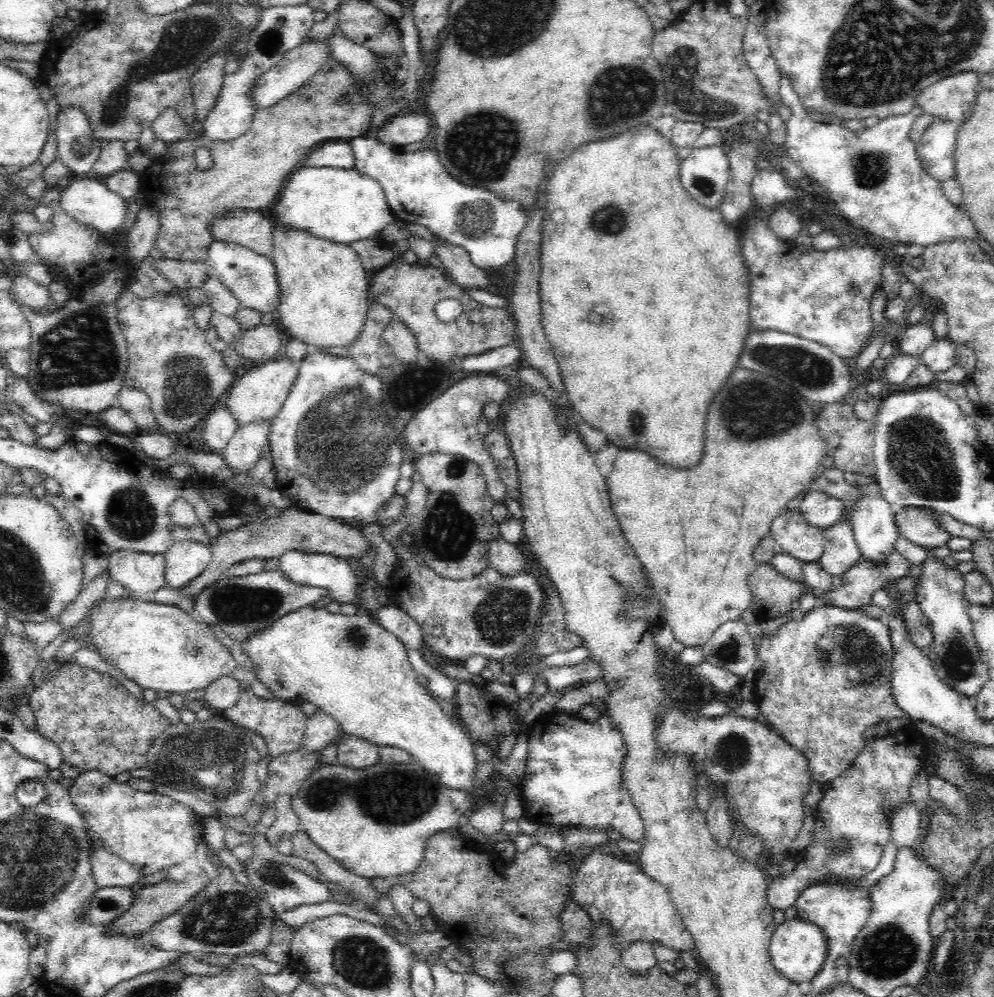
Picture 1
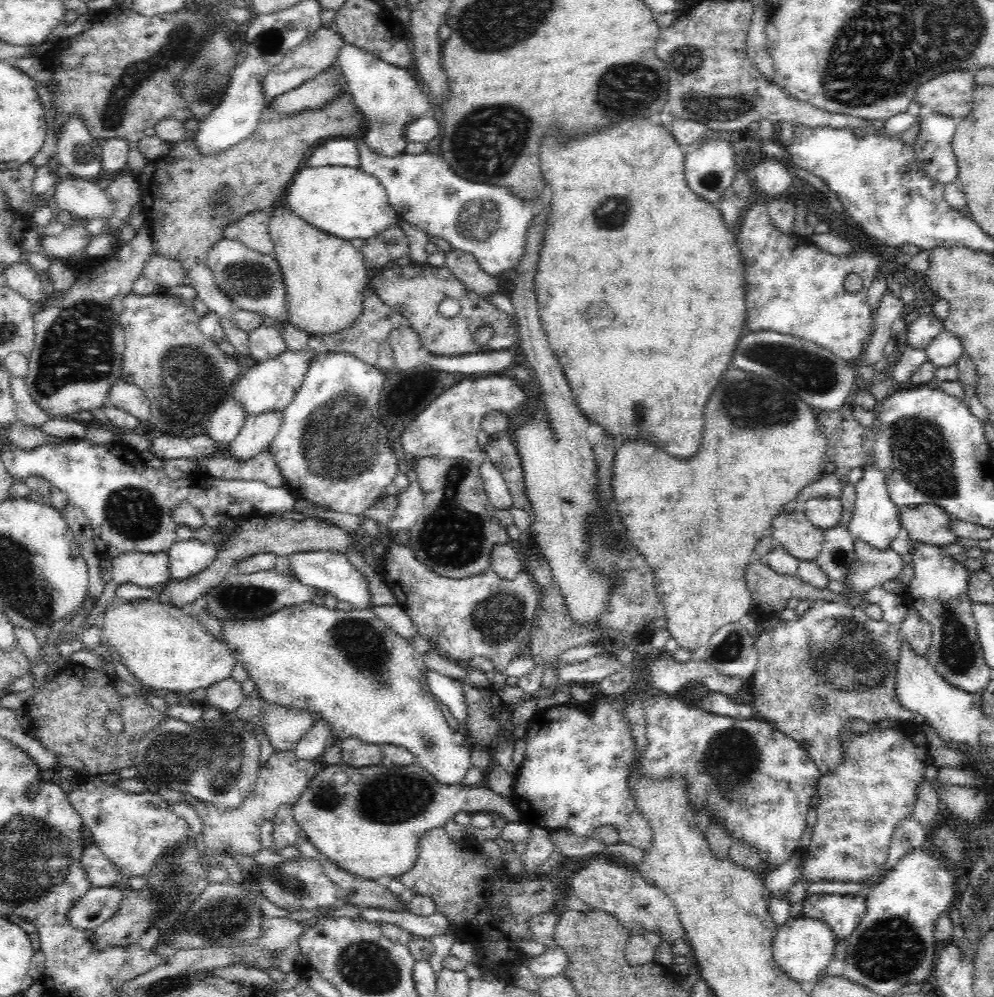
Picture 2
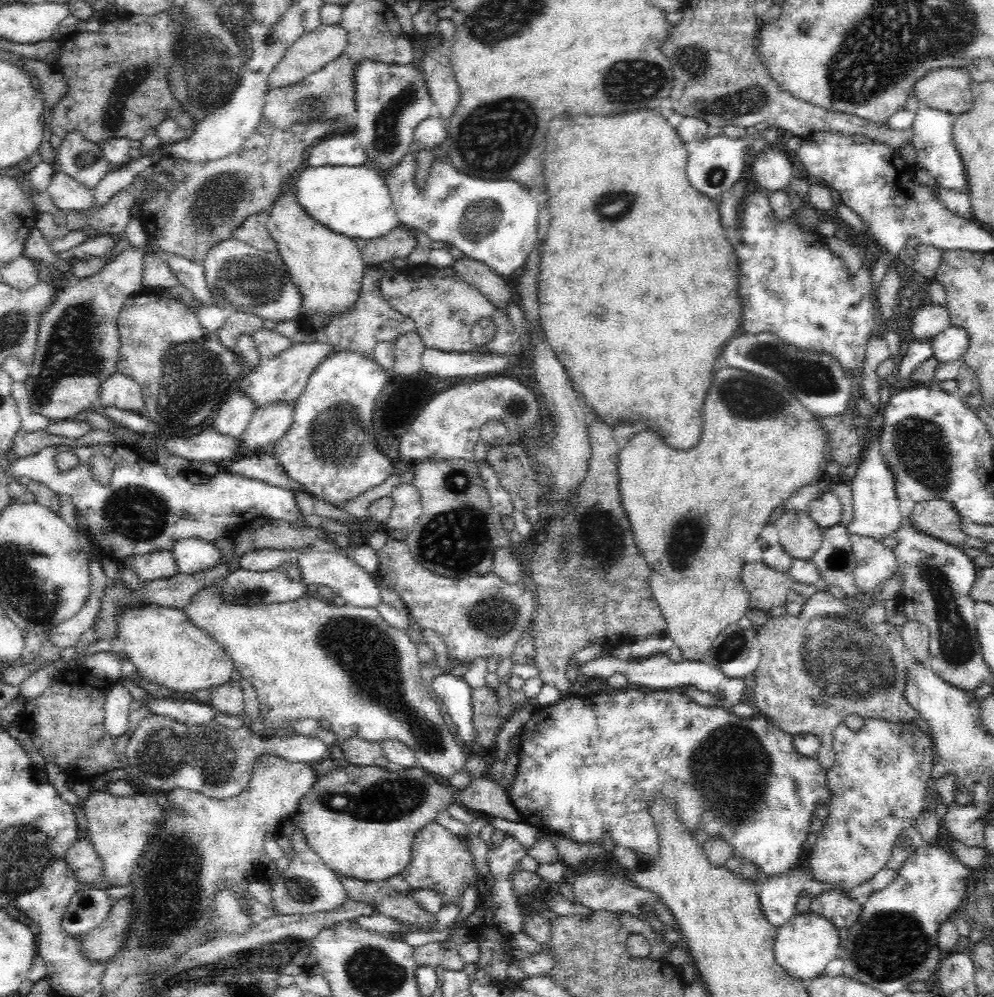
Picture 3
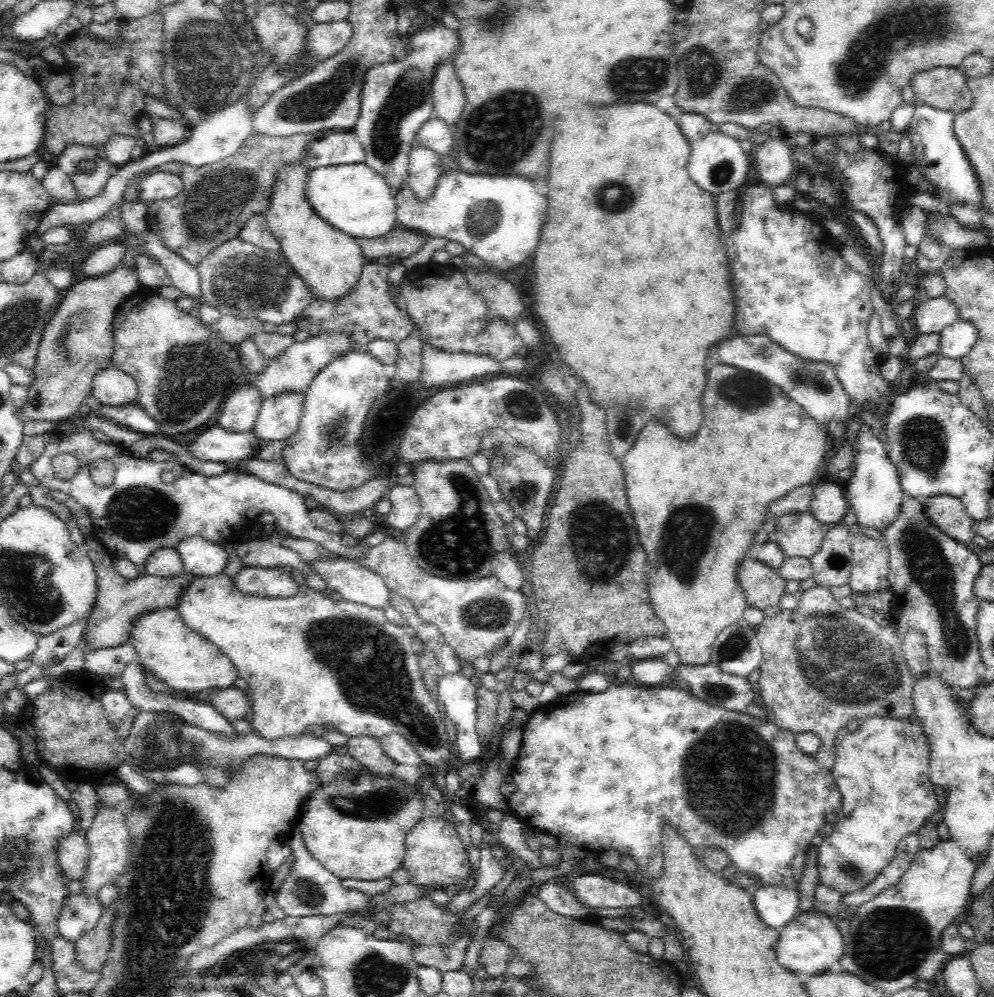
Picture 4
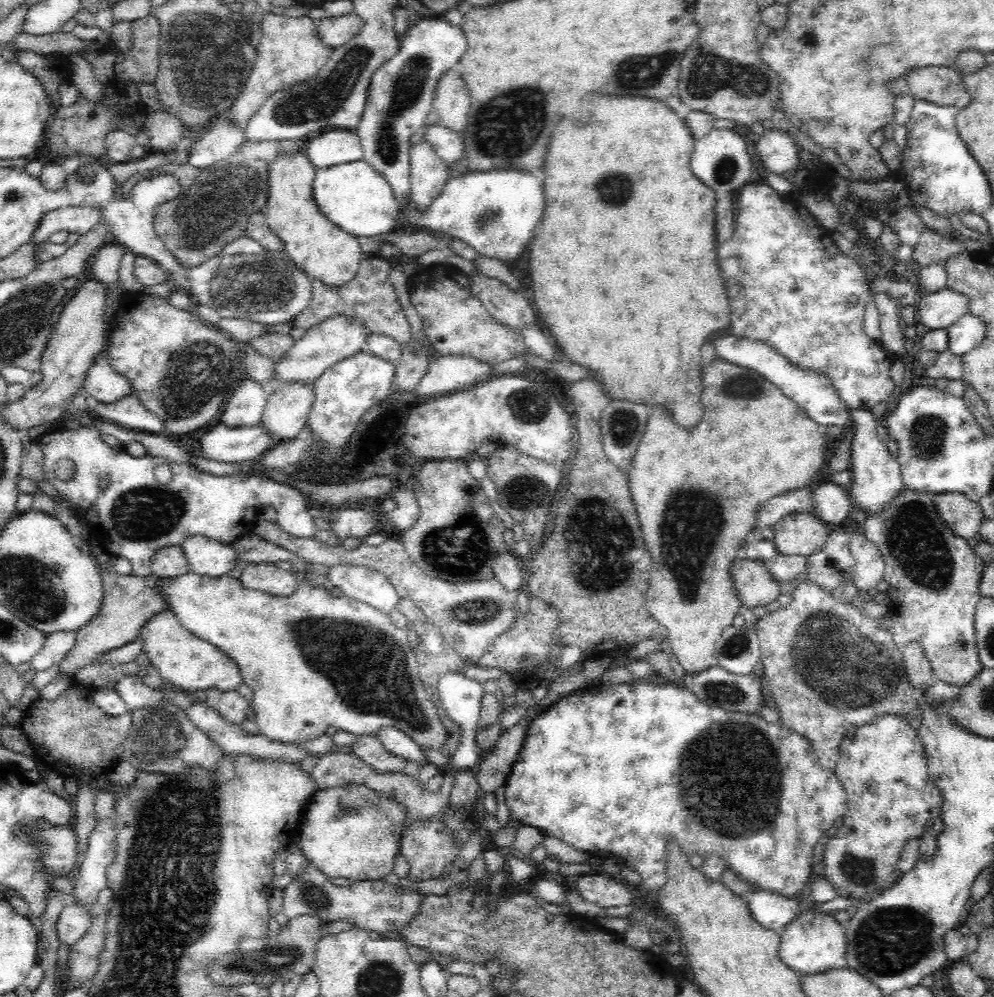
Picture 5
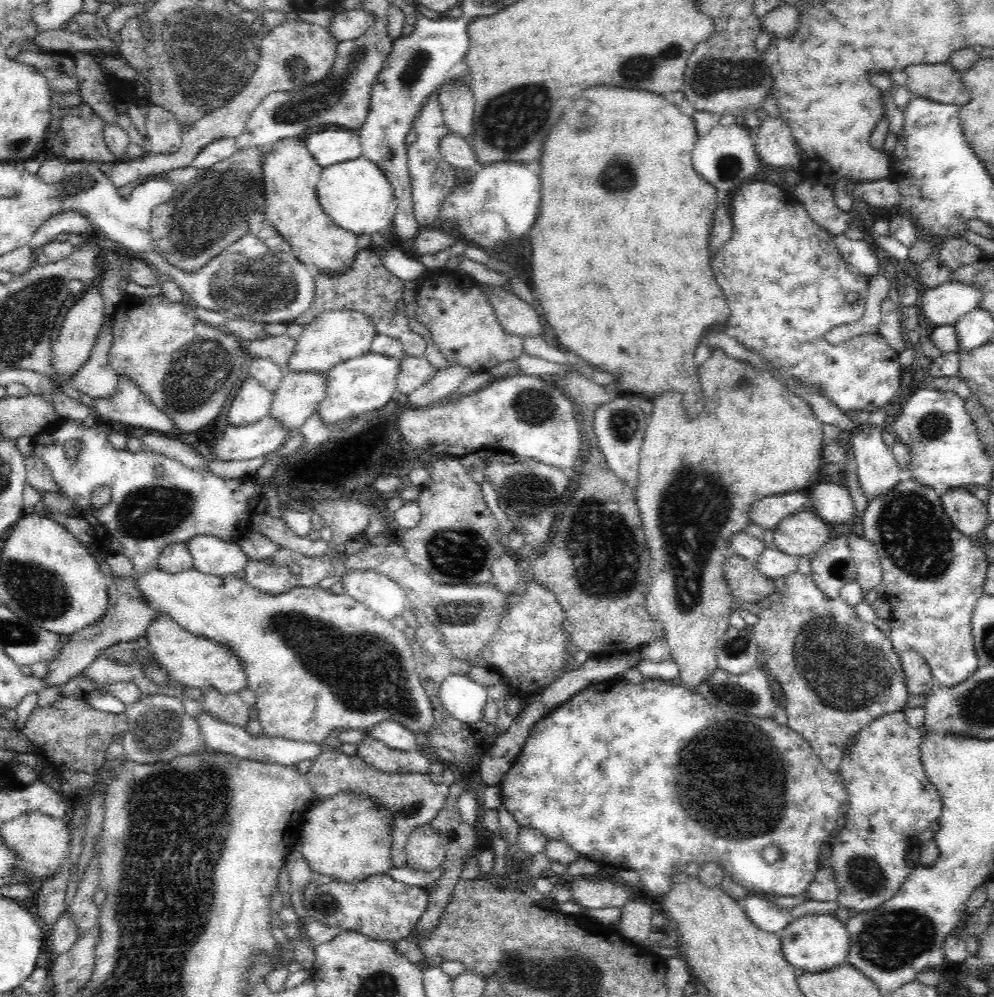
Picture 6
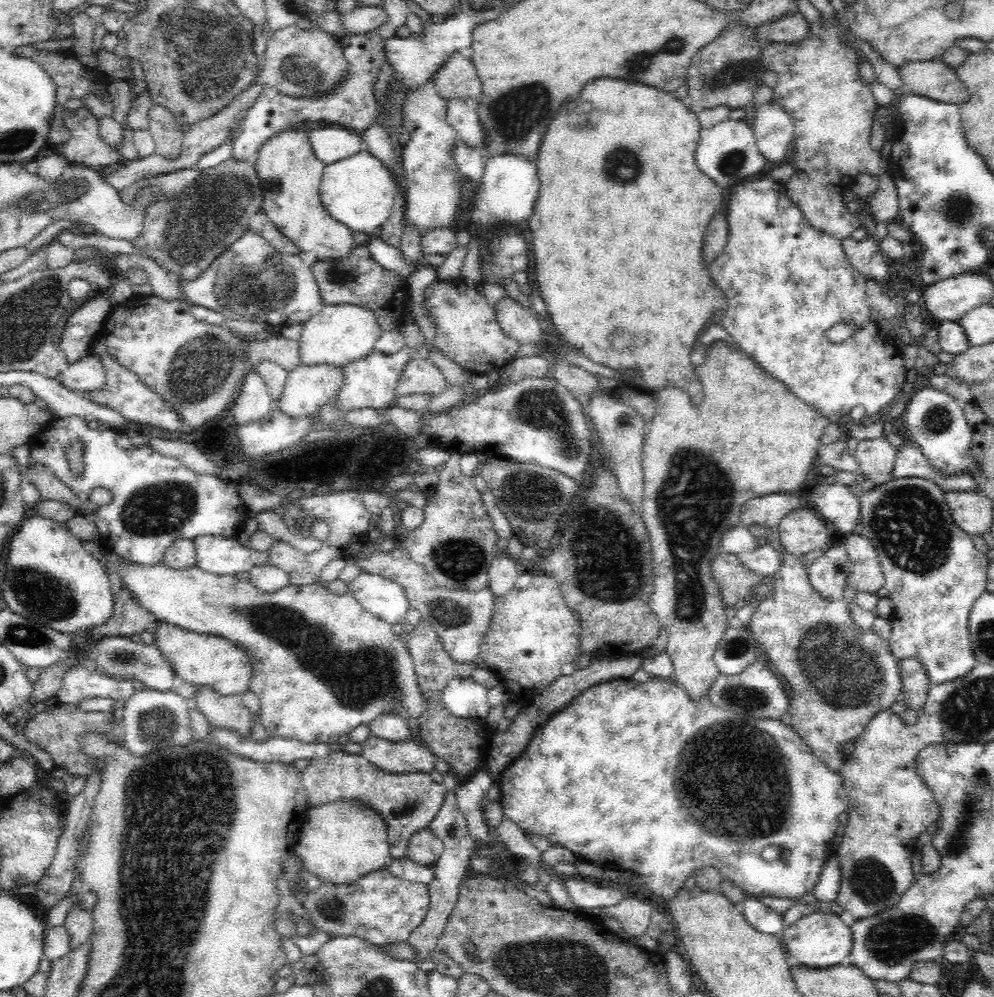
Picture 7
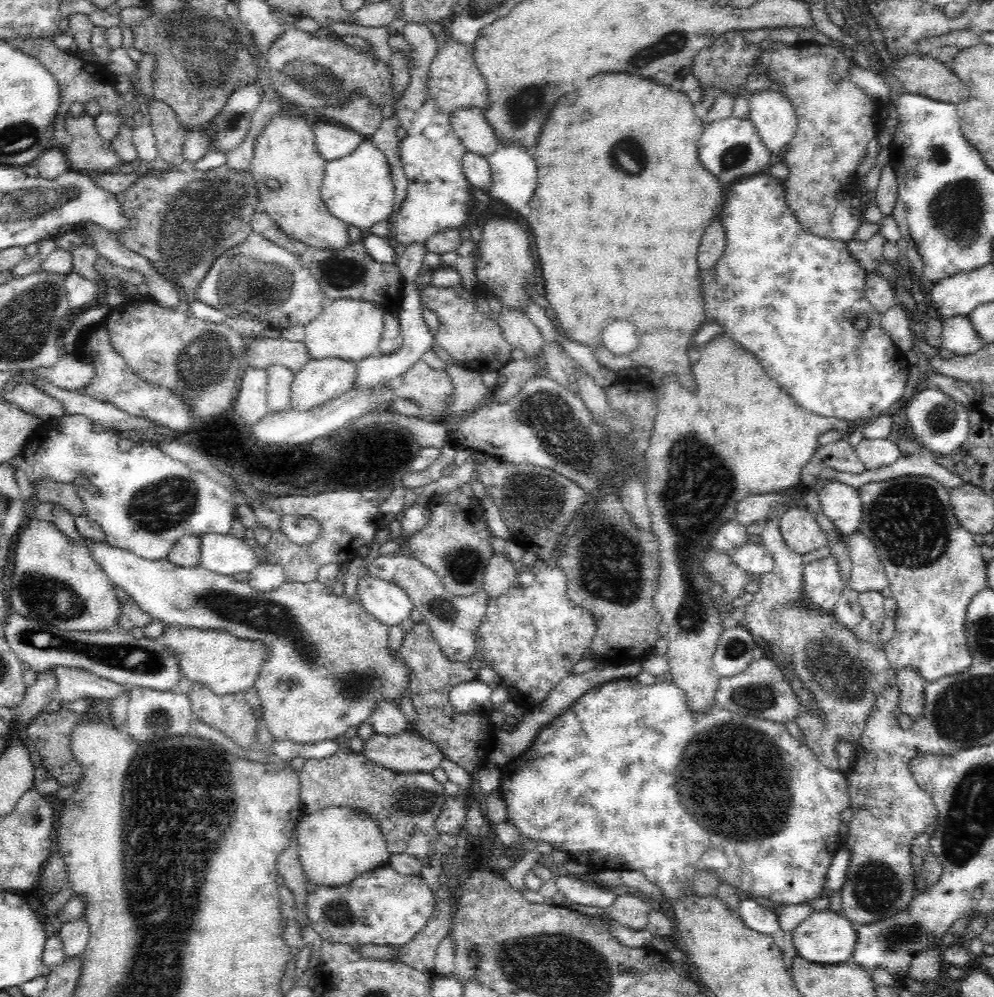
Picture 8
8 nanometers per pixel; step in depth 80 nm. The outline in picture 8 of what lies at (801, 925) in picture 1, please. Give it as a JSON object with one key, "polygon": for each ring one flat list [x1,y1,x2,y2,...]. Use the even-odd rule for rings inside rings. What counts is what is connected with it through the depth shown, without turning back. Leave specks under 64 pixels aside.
{"polygon":[[824,909,822,911,814,910,793,932,794,946,796,947,798,956,810,962,819,962,819,964,824,965,838,965,842,962,853,962,853,952,858,943,858,932,853,927,853,922,850,922,840,912,830,909]]}

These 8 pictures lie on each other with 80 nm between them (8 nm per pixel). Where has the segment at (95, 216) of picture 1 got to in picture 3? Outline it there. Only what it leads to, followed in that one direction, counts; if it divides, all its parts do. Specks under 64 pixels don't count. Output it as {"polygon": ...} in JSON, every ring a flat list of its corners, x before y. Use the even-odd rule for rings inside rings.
{"polygon":[[57,167,42,194,50,200,51,205,67,212,86,211,94,203,92,190,70,178]]}

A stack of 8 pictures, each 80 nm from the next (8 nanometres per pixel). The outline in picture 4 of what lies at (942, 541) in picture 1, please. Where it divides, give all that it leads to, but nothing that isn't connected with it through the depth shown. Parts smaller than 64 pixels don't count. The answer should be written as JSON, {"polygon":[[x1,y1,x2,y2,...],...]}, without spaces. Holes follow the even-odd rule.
{"polygon":[[957,496,929,497,925,502,925,511,933,524,939,526,950,538,967,544,975,536,973,526,978,520,967,513]]}

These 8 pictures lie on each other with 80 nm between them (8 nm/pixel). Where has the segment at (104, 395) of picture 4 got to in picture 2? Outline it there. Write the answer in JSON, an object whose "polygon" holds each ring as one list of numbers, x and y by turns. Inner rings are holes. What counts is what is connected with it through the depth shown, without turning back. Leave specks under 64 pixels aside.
{"polygon":[[124,378,116,380,108,388,106,404,114,405,141,421,148,420,148,416,150,416,150,401,146,398,146,393,138,385,132,384]]}

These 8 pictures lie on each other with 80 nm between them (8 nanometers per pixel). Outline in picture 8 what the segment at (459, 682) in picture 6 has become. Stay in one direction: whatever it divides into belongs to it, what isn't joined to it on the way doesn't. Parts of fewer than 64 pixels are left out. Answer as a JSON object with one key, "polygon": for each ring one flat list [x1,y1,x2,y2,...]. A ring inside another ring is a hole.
{"polygon":[[481,681,458,684,450,692,450,703,460,712,475,710,476,712,489,713,489,708,492,706,492,692,493,689]]}

